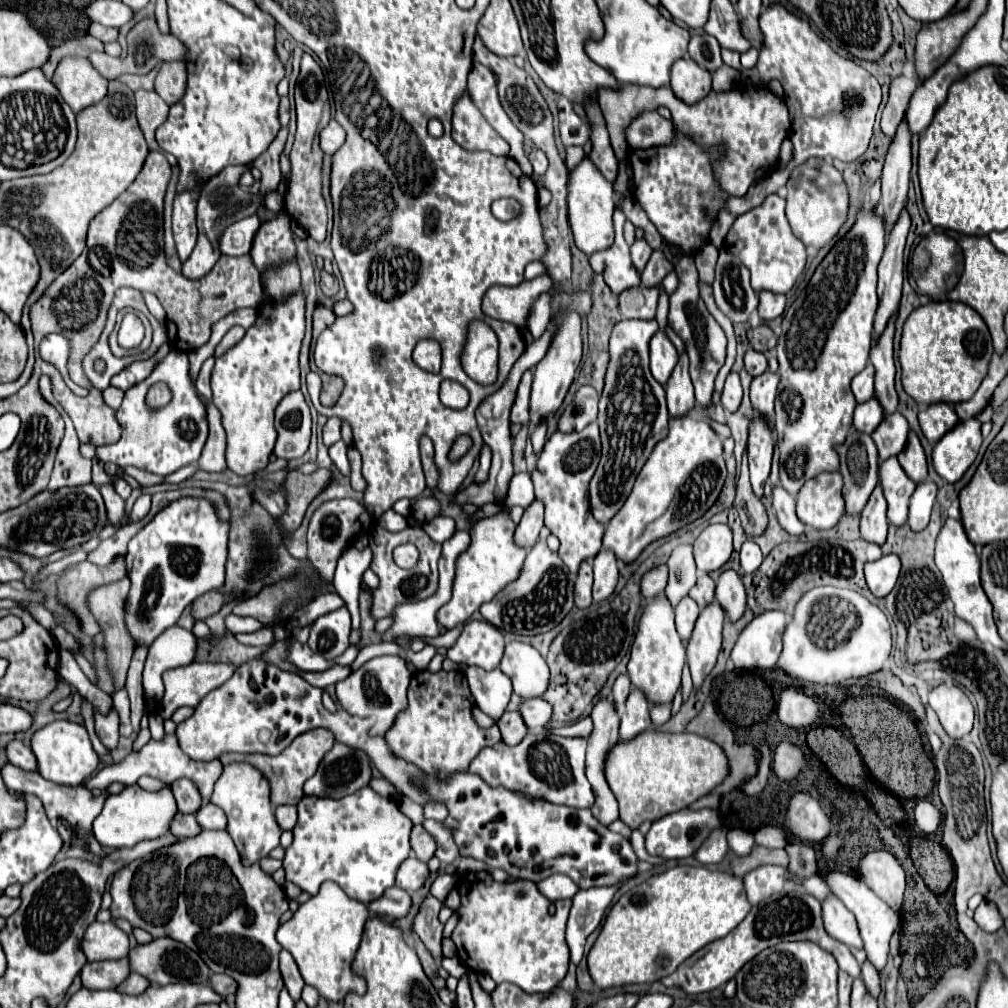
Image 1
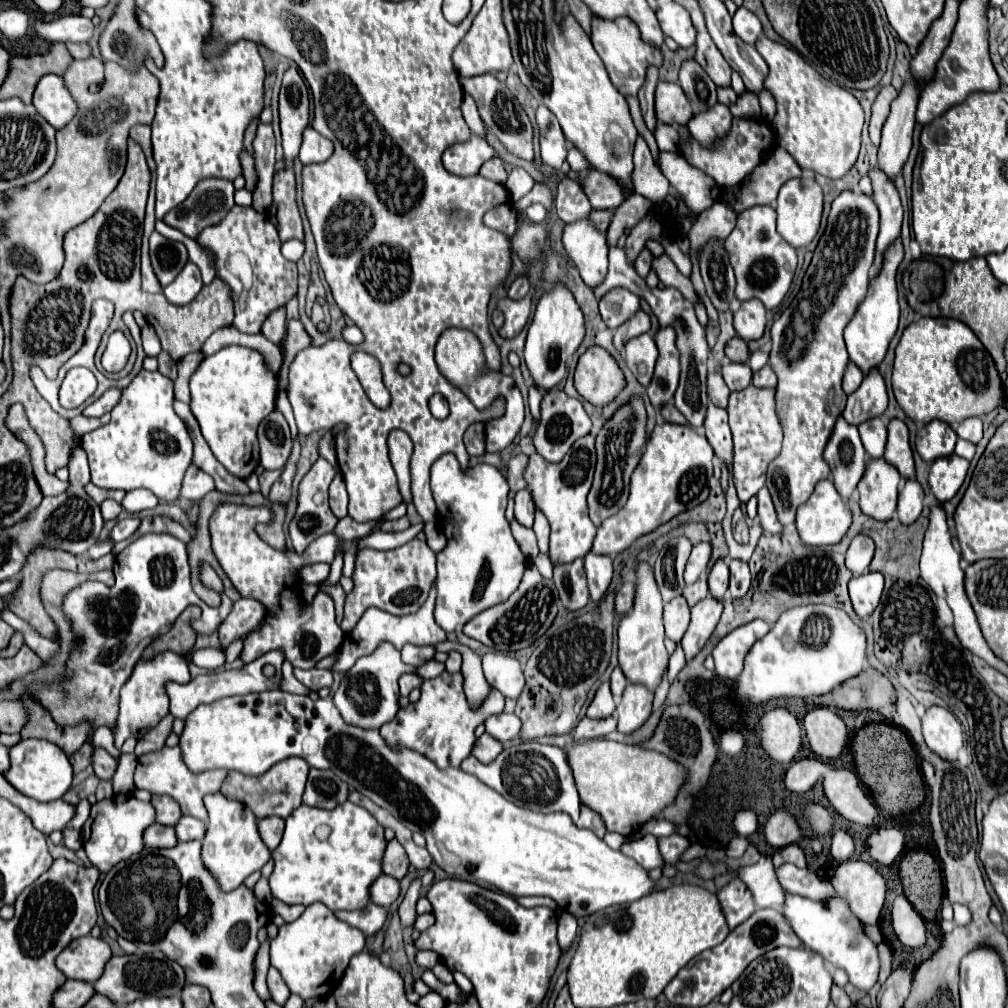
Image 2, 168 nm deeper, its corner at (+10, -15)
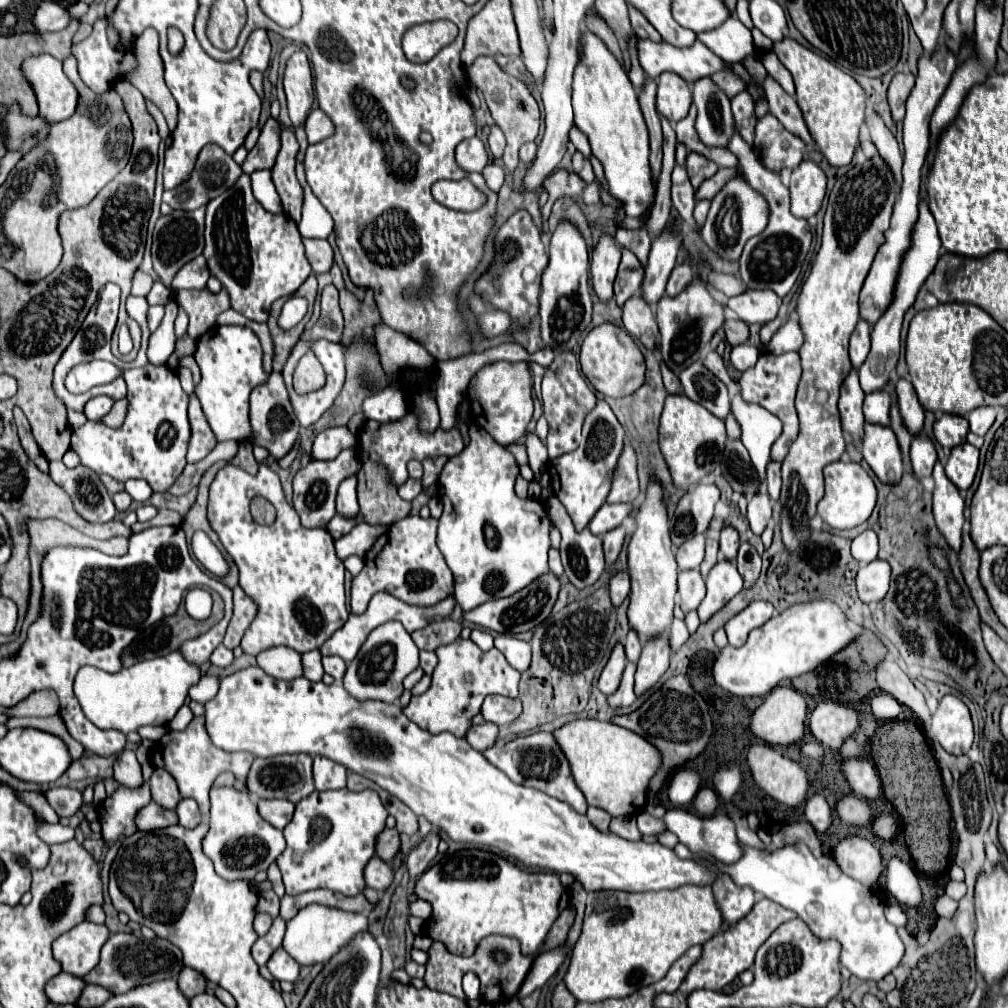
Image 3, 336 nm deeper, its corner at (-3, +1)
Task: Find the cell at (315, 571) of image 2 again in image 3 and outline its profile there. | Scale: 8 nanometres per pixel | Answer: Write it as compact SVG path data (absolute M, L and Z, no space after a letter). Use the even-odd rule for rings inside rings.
M357 524L347 536L339 538L339 542L335 542L335 550L337 550L337 558L345 560L349 556L359 556L365 558L367 550L375 544L375 540L379 536L383 536L389 530L389 526L369 526L369 524Z

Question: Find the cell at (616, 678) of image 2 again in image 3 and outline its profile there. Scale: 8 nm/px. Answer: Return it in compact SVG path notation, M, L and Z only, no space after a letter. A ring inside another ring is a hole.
M629 630L629 634L627 634L625 654L627 654L627 660L629 660L631 664L637 664L639 656L641 656L641 640L639 640L639 636L637 636L633 630Z

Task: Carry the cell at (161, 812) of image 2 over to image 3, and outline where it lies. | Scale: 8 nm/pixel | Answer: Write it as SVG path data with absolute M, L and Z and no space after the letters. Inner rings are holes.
M157 768L151 776L151 794L153 794L153 802L157 802L163 808L177 808L181 794L177 788L177 782L173 780L173 776L161 768Z

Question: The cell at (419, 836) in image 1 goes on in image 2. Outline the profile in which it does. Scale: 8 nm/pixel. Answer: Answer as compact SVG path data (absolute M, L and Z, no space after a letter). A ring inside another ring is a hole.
M390 840L382 856L382 874L400 880L406 876L406 872L408 872L408 856L404 856L404 848L400 848L396 840Z

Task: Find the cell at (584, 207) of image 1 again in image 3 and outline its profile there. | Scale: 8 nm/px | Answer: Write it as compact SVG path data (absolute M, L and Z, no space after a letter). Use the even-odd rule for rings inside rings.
M601 234L591 254L591 282L601 300L613 298L613 280L621 262L621 246L611 234Z

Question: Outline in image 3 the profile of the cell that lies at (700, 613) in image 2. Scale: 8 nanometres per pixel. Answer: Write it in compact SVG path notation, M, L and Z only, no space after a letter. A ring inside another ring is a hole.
M719 560L707 576L707 596L699 606L699 620L705 622L709 616L719 612L733 596L743 590L743 578L729 560Z

